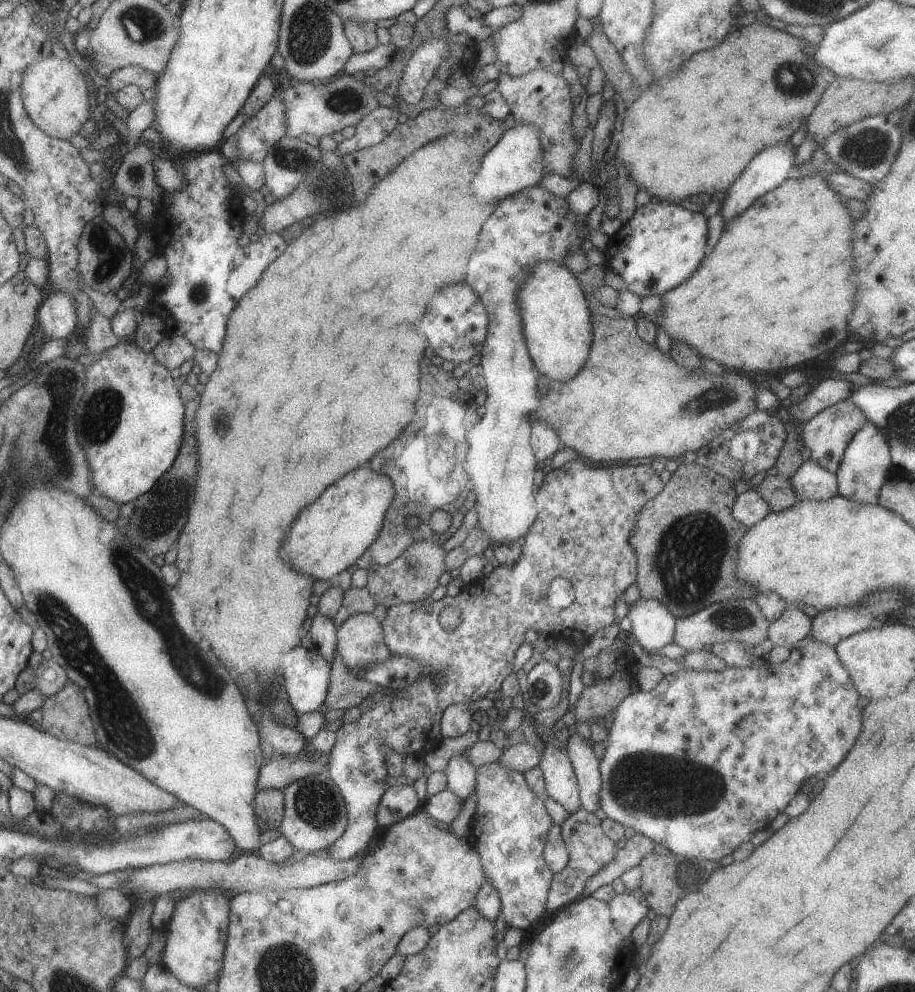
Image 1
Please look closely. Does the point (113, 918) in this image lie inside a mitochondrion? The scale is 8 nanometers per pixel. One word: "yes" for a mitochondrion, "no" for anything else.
no

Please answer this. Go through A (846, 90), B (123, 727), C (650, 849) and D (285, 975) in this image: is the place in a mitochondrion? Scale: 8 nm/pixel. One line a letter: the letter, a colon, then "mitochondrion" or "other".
A: other
B: mitochondrion
C: other
D: mitochondrion

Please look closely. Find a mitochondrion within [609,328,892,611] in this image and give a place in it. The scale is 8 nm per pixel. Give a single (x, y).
(687, 558)

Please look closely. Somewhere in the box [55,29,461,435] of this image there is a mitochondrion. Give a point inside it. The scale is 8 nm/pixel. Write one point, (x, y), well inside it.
(105, 250)

